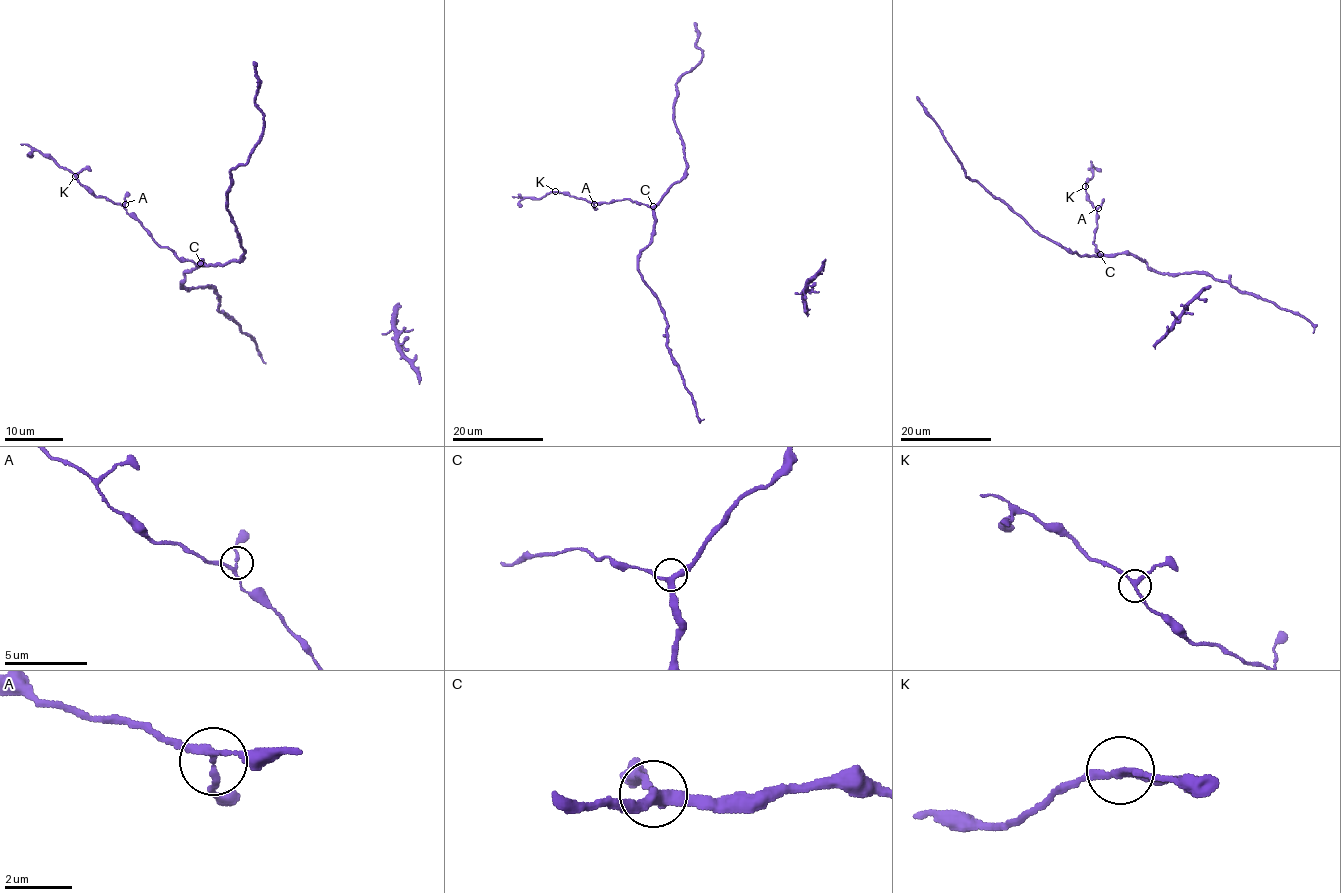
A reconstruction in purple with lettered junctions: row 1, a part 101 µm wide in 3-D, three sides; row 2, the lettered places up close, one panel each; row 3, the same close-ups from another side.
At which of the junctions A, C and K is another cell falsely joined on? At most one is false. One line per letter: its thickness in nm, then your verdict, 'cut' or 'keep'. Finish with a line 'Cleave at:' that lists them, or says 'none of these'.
A: 150 nm thick; keep
C: 320 nm thick; keep
K: 190 nm thick; keep
Cleave at: none of these

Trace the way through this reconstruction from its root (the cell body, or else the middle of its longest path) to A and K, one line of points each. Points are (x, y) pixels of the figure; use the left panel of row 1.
A: (200, 261), (196, 264), (190, 260), (181, 260), (167, 247), (159, 245), (126, 210), (124, 203)
K: (200, 261), (196, 264), (190, 260), (181, 260), (167, 247), (159, 245), (120, 205), (94, 196), (75, 176)

